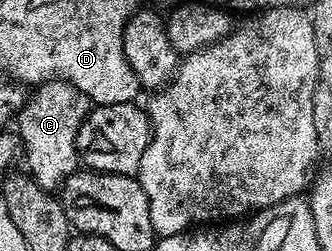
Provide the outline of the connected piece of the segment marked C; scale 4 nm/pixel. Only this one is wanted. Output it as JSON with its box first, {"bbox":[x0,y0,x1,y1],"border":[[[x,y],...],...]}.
{"bbox":[16,80,92,193],"border":[[[48,80],[37,85],[29,93],[26,103],[18,111],[16,131],[20,141],[20,148],[24,153],[24,160],[26,156],[27,166],[30,167],[27,168],[29,175],[34,177],[34,180],[45,192],[57,193],[61,189],[62,183],[73,172],[79,171],[80,157],[78,155],[78,147],[76,146],[76,134],[80,130],[84,118],[90,113],[91,107],[92,105],[88,97],[80,90],[76,90],[76,86],[72,86],[67,80]]]}

